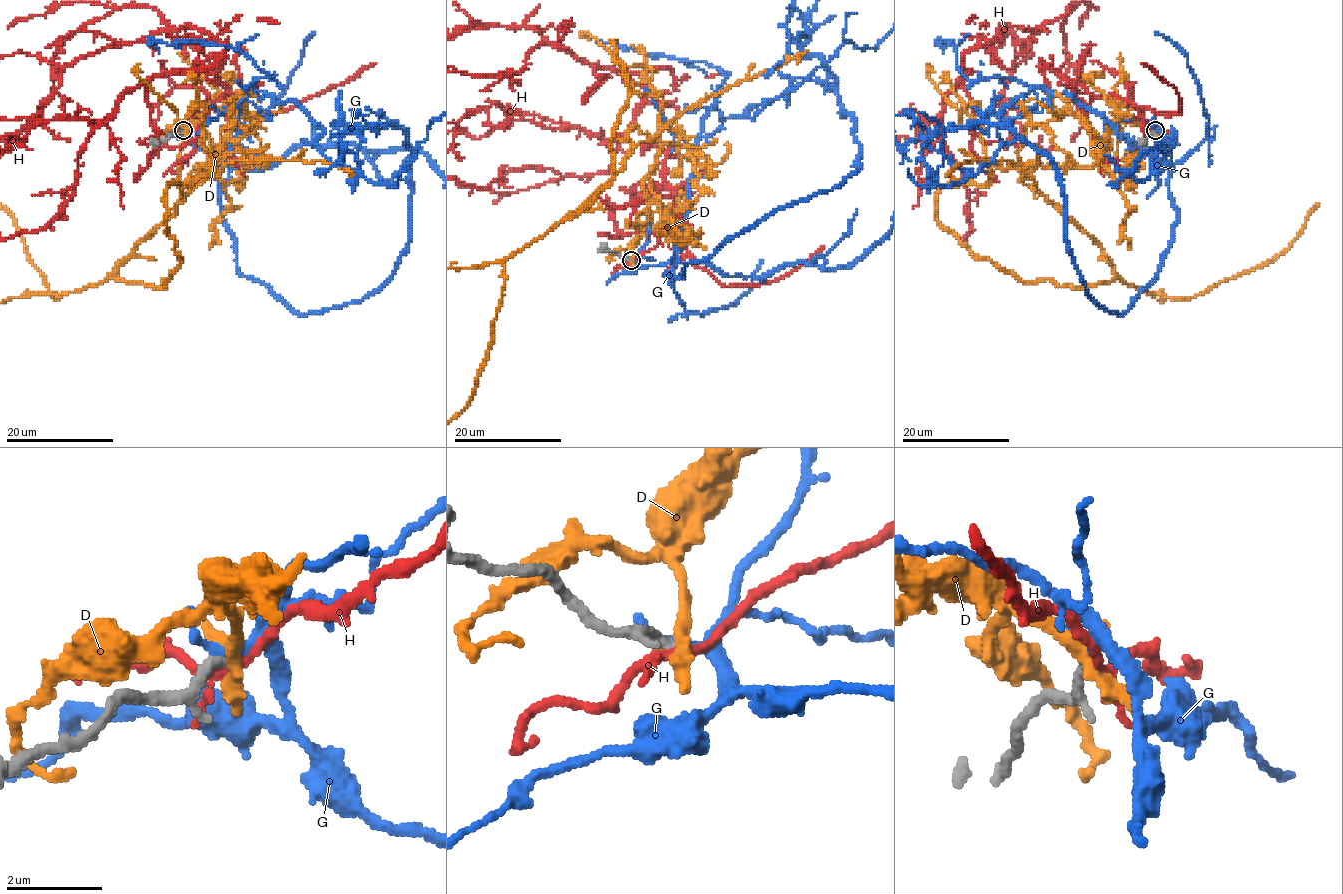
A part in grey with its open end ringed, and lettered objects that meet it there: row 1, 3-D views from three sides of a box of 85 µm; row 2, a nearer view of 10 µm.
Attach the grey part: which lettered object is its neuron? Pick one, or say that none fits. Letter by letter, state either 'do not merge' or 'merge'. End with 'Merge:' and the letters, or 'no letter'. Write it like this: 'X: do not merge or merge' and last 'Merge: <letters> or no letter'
D: do not merge
G: do not merge
H: do not merge
Merge: no letter

